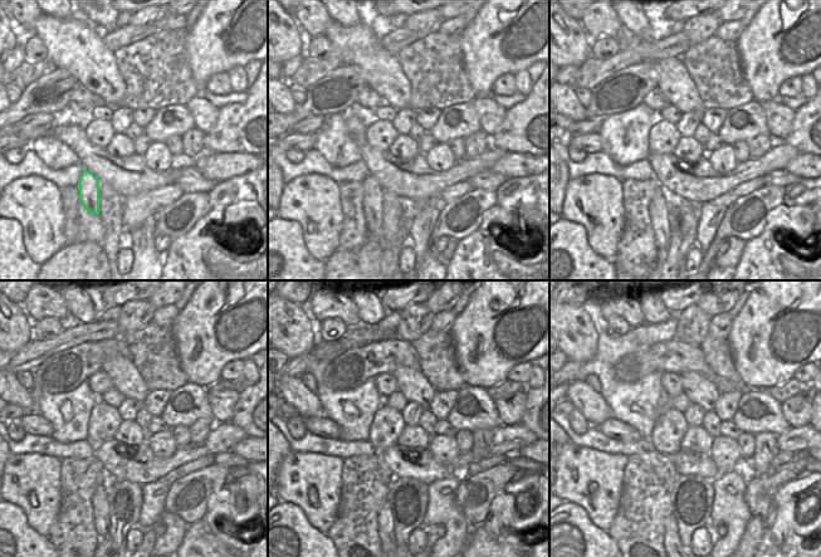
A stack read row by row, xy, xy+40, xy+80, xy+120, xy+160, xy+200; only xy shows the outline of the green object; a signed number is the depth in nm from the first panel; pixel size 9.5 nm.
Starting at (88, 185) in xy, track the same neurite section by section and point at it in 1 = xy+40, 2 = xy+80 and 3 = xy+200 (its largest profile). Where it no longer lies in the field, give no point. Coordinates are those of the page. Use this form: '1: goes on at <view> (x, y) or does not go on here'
1: goes on at xy+40 (372, 203)
2: goes on at xy+80 (658, 209)
3: goes on at xy+200 (670, 528)

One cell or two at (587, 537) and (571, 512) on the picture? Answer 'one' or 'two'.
one

